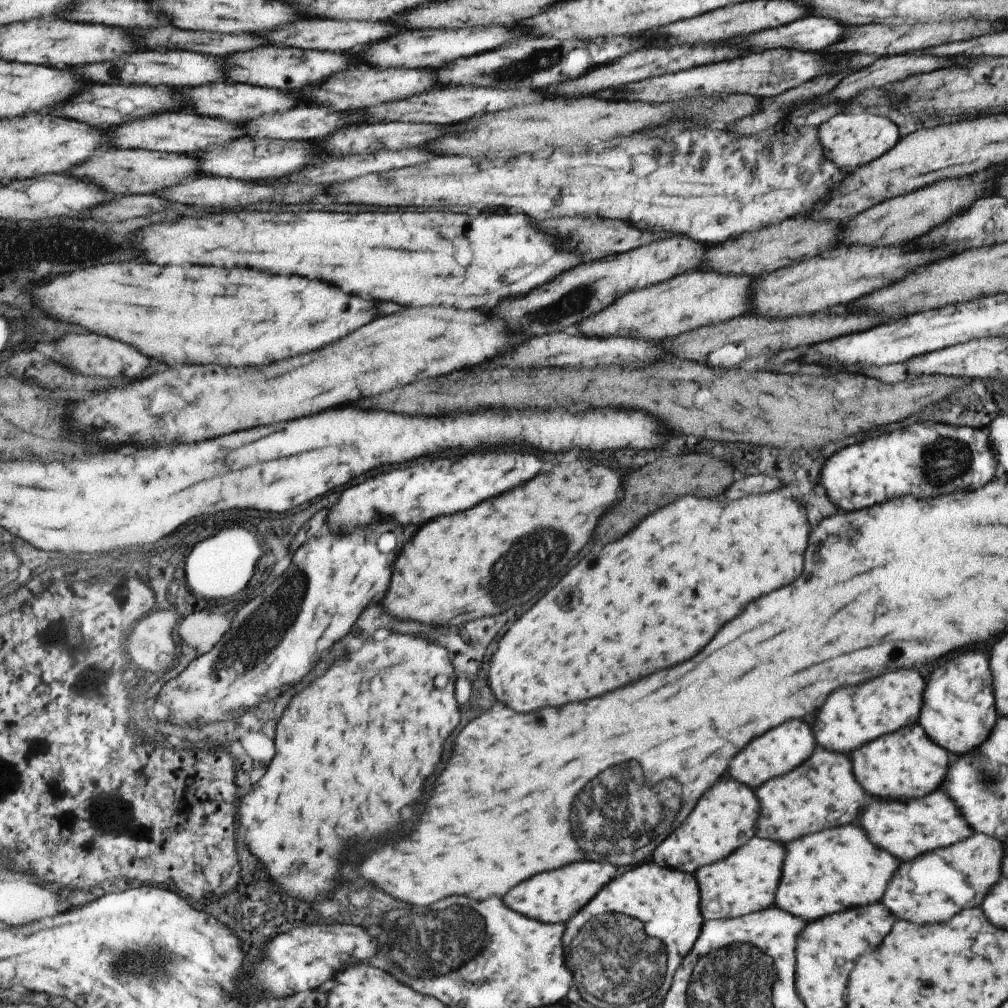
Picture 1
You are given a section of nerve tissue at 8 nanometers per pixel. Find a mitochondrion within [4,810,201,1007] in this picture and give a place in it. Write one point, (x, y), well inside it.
(155, 963)

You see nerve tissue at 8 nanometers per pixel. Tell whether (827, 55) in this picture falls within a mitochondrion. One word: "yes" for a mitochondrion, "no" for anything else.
no

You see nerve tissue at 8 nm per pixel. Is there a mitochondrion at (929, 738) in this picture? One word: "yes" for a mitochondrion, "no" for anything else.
no

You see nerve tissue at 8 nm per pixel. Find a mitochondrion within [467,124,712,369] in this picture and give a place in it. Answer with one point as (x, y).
(567, 306)

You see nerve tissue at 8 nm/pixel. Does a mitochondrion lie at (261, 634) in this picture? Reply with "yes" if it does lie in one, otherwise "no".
yes

